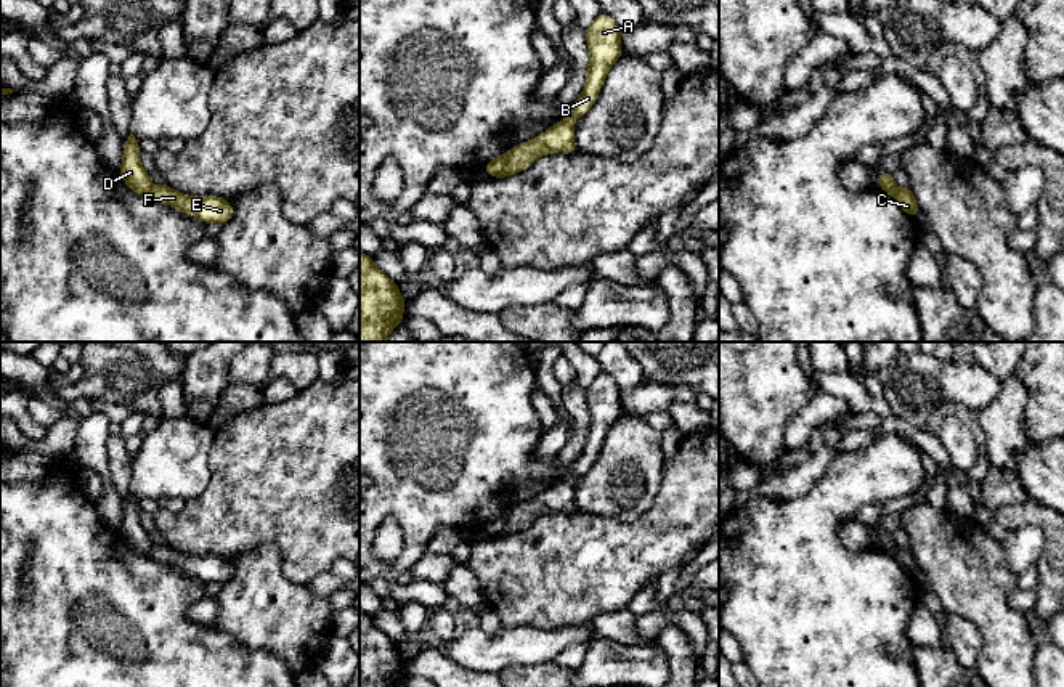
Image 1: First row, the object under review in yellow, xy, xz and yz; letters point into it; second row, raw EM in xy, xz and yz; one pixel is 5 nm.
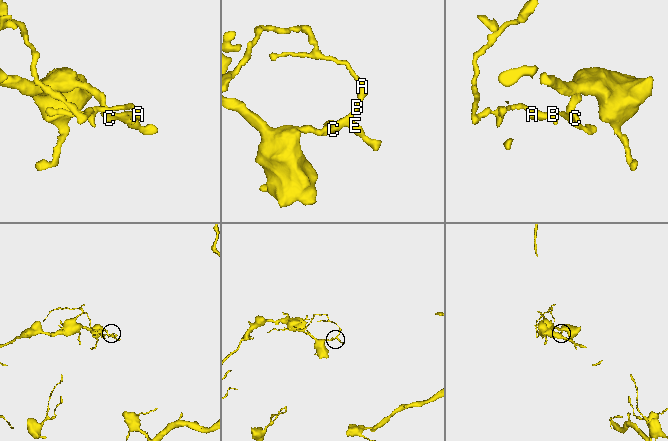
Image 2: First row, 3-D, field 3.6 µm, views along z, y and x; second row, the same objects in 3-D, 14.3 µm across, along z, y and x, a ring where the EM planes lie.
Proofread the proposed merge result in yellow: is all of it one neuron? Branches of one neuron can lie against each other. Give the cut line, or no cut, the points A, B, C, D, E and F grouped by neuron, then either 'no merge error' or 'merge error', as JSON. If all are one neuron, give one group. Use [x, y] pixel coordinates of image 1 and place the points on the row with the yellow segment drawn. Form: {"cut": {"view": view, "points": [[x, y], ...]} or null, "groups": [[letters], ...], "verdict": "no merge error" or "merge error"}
{"cut": {"view": "xz", "points": [[509, 151], [507, 161], [493, 175]]}, "groups": [["A", "B", "C", "E", "F"], ["D"]], "verdict": "merge error"}

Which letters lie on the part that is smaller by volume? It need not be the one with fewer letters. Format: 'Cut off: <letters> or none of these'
Cut off: A, B, C, E, F

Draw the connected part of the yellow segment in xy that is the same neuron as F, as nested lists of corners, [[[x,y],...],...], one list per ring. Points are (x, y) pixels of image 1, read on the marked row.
[[[165,185],[152,186],[148,197],[175,207],[180,212],[199,218],[201,222],[212,223],[218,222],[223,226],[233,217],[231,202],[218,196],[188,196]]]

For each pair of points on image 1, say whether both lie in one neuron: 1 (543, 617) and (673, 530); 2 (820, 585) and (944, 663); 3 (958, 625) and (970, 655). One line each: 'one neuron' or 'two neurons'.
1: one neuron
2: two neurons
3: one neuron

